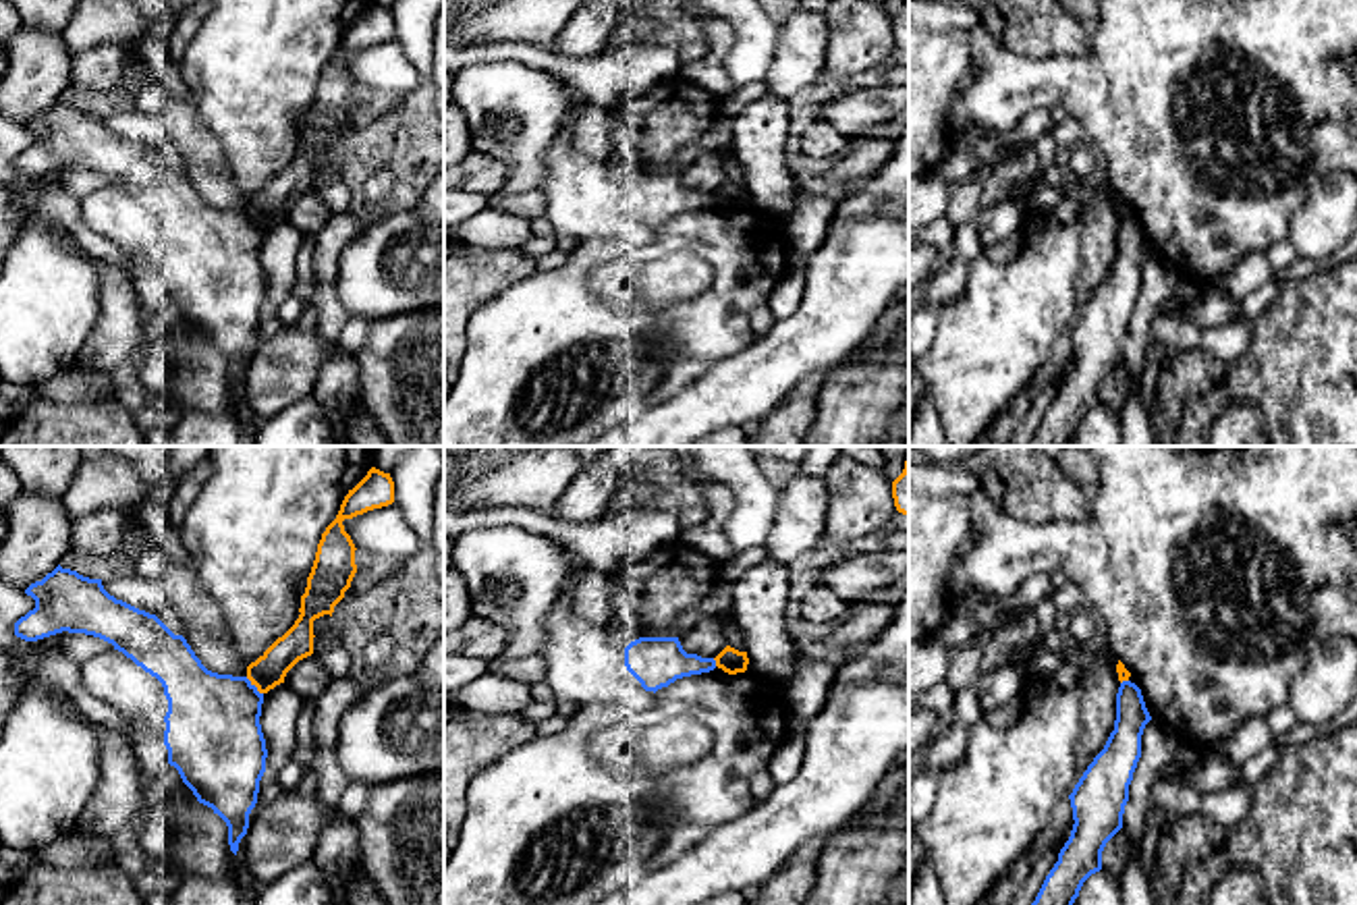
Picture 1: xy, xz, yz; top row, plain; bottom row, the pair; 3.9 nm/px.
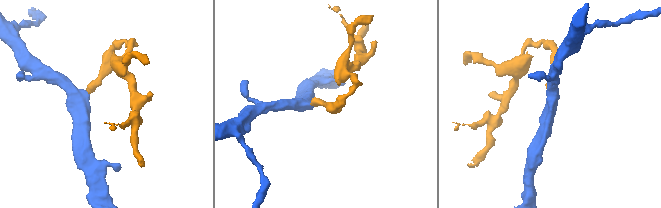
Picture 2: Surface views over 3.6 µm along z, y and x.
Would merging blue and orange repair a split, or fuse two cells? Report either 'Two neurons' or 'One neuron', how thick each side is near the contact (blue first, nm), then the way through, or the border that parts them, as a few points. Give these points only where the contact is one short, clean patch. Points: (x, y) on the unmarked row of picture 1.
Two neurons. Thickness 360 nm (blue) against 130 nm. Boundary: xy (245, 212), (262, 229)

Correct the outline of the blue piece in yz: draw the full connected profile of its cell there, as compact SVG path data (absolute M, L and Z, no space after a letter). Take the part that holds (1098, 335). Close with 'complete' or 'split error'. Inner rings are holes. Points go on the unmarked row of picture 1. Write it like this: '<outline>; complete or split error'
M1123 216L1114 266L1069 330L1075 355L1071 372L1027 446L1071 446L1083 417L1102 405L1102 386L1123 363L1129 320L1150 255L1141 224Z; complete

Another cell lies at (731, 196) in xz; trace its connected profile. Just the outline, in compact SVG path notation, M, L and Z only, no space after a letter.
M726 181L714 195L716 201L728 210L745 208L749 199L747 187L739 187L730 181Z

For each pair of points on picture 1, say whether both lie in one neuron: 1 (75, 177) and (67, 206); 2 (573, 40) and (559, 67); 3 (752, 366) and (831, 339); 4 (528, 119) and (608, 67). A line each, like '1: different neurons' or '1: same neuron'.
1: different neurons
2: different neurons
3: same neuron
4: different neurons

